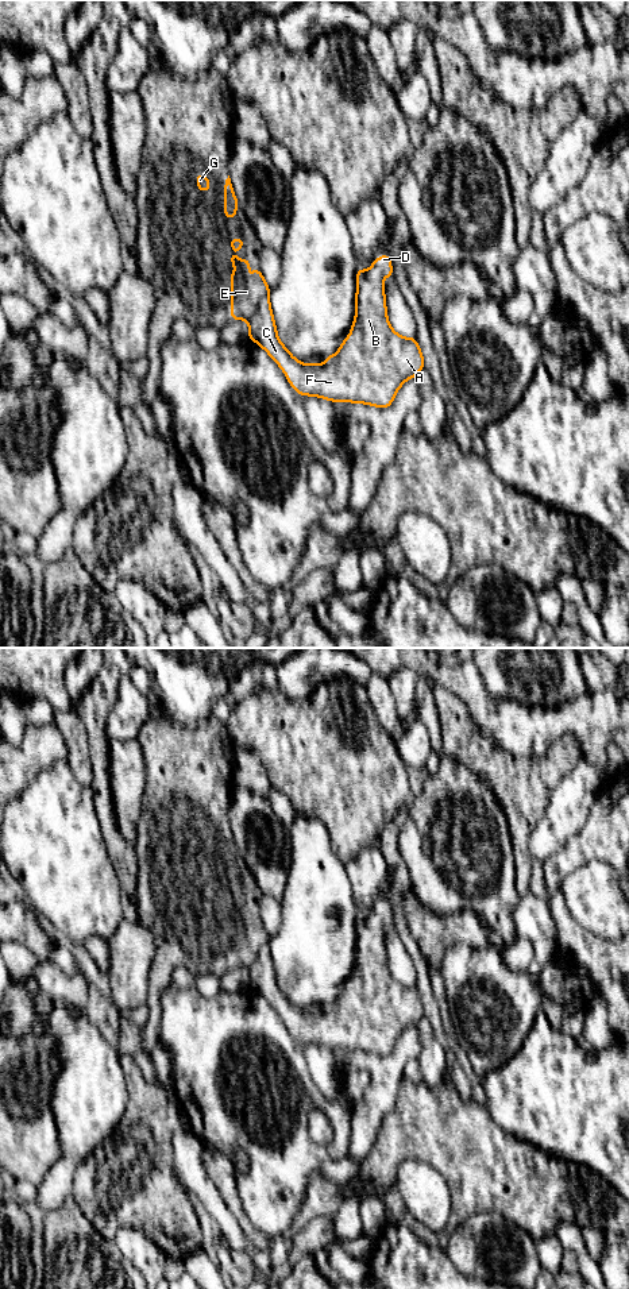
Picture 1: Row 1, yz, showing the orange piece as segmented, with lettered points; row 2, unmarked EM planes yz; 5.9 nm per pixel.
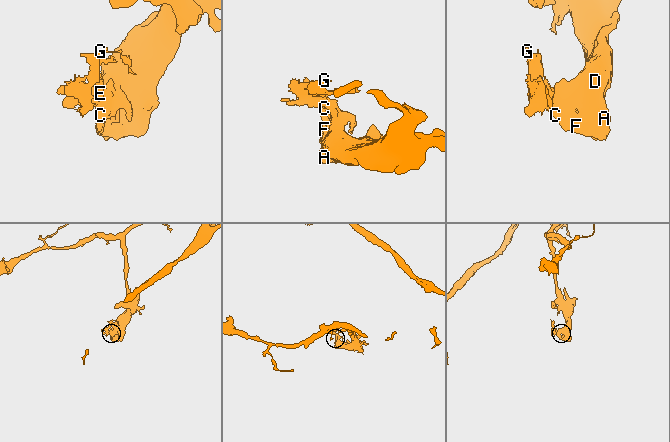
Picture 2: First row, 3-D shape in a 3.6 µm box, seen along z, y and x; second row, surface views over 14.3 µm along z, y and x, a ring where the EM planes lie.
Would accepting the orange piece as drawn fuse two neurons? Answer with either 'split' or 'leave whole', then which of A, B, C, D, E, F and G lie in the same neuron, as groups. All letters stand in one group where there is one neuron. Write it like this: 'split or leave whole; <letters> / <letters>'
split; A B C D F / E G

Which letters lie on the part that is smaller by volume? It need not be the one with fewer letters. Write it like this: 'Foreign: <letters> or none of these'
Foreign: E, G

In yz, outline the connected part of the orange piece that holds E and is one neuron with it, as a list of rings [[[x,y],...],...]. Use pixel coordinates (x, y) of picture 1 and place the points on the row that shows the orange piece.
[[[234,252],[229,255],[229,260],[231,265],[236,267],[236,270],[231,273],[231,320],[250,320],[258,309],[262,297],[270,293],[270,287],[261,269],[255,269],[250,265],[247,255],[244,255],[244,259],[240,262]]]

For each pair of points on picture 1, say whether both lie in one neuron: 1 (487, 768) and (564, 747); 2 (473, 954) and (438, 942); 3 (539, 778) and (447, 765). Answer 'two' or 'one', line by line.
1: one
2: two
3: two

